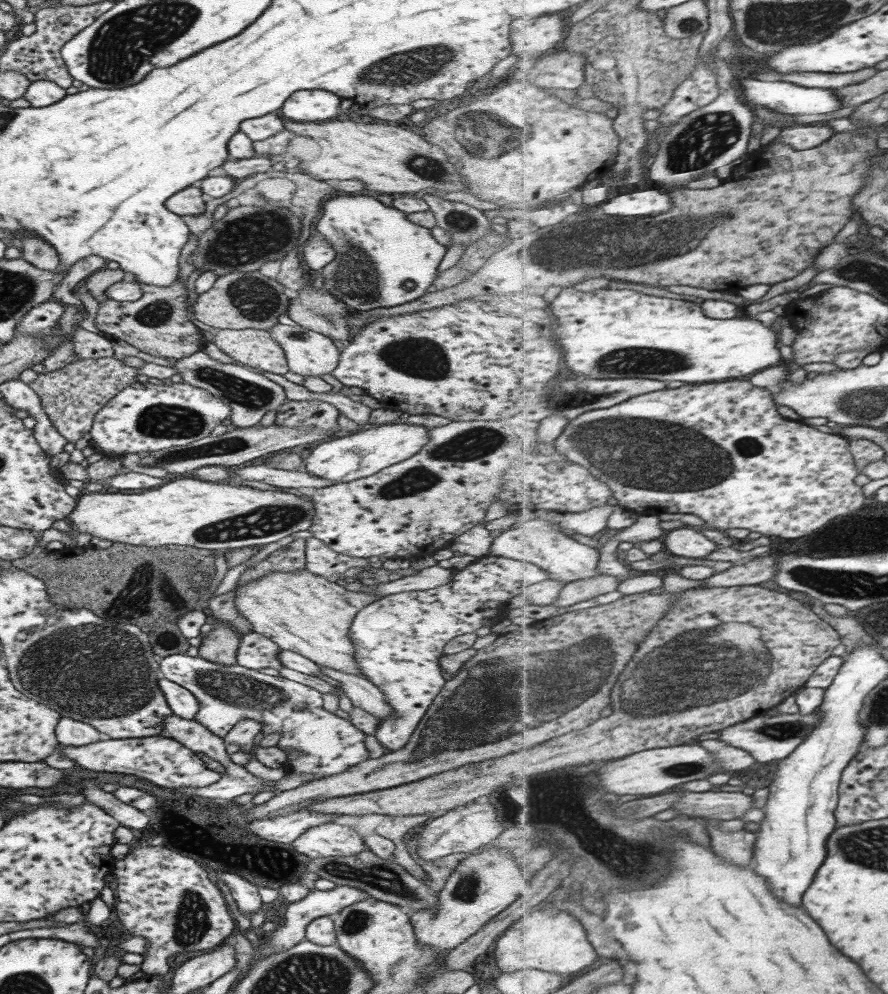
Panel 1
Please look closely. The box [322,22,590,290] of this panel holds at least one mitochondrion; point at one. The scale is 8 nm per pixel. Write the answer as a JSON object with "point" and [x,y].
{"point":[412,67]}

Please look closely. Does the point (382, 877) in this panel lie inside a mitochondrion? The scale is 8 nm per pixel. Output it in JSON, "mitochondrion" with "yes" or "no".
{"mitochondrion":"yes"}

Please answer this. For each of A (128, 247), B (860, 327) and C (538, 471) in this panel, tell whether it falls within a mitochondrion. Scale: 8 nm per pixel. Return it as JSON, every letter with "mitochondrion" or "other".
{"A":"other","B":"other","C":"other"}

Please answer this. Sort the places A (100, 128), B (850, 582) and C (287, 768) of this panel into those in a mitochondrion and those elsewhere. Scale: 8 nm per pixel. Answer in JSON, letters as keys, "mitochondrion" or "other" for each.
{"A":"other","B":"mitochondrion","C":"other"}

